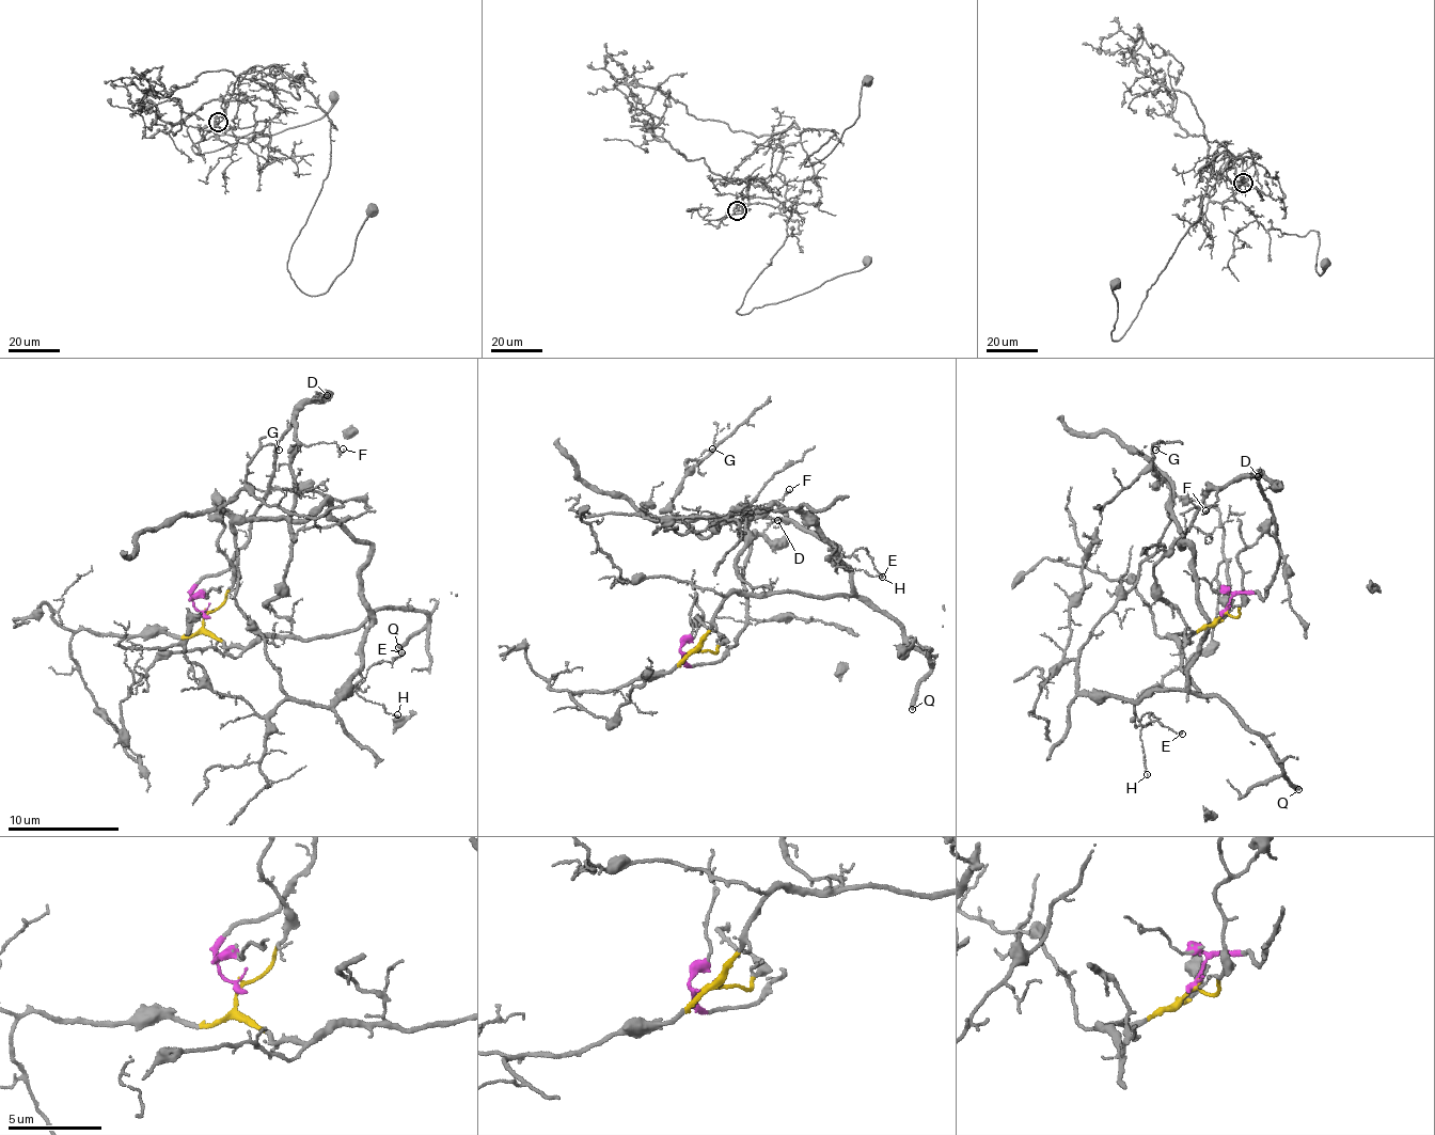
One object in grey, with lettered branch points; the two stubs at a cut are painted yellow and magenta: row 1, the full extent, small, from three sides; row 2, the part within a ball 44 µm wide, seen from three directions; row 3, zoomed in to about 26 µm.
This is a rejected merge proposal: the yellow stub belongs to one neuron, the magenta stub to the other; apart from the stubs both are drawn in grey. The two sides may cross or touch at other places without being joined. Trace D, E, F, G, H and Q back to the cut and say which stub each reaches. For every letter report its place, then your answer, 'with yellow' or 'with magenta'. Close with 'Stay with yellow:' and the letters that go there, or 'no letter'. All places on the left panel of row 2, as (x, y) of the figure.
D: (327, 395) | with magenta
E: (401, 652) | with yellow
F: (343, 448) | with magenta
G: (279, 450) | with yellow
H: (397, 714) | with yellow
Q: (398, 647) | with yellow
Stay with yellow: E, G, H, Q

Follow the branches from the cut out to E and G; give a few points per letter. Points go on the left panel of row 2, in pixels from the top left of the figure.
E: (204, 614), (222, 647), (264, 635), (359, 630), (369, 620), (359, 686), (374, 663), (401, 651)
G: (204, 614), (222, 647), (369, 623), (368, 545), (332, 505), (264, 521), (221, 509), (264, 445), (280, 451)

